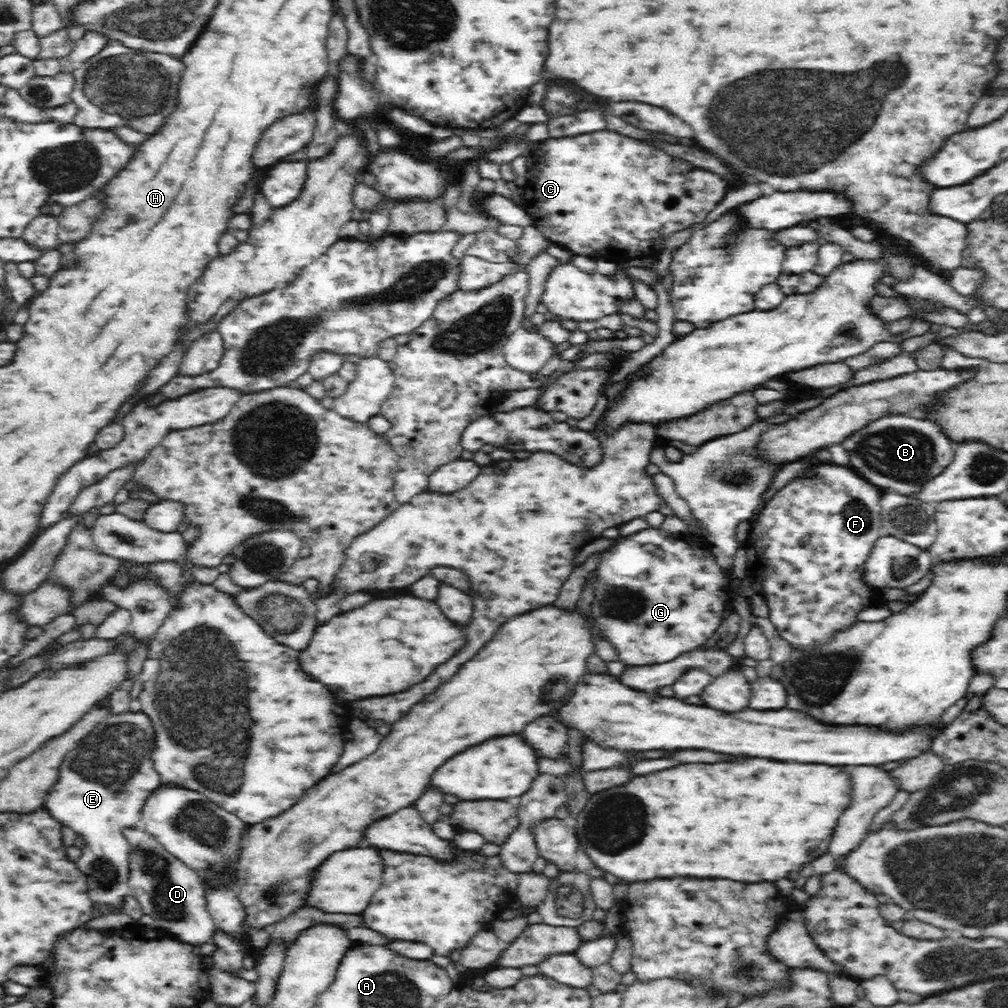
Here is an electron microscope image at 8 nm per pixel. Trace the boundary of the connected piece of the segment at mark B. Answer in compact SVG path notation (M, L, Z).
M884 416L870 422L860 432L848 436L840 446L850 454L852 468L868 482L883 491L916 496L934 476L942 474L954 460L950 440L930 424L930 420L916 420L910 416Z

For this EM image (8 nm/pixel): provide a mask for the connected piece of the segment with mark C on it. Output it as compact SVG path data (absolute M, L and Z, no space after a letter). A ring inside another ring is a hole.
M594 132L594 134L584 134L584 136L574 136L574 138L550 138L544 142L538 142L532 152L528 154L528 182L530 186L524 189L524 197L522 202L523 209L530 215L533 225L542 232L545 238L548 238L554 244L561 246L573 254L580 256L597 257L598 248L610 248L610 240L618 240L618 238L626 238L628 232L638 234L640 240L662 240L668 238L670 234L675 234L682 229L699 225L708 216L709 211L714 210L715 206L721 202L727 194L729 188L728 182L724 182L718 174L704 169L696 168L694 164L688 164L686 160L674 158L670 154L666 154L664 150L658 150L654 146L646 146L640 140L634 138L626 138L620 136L616 132Z

